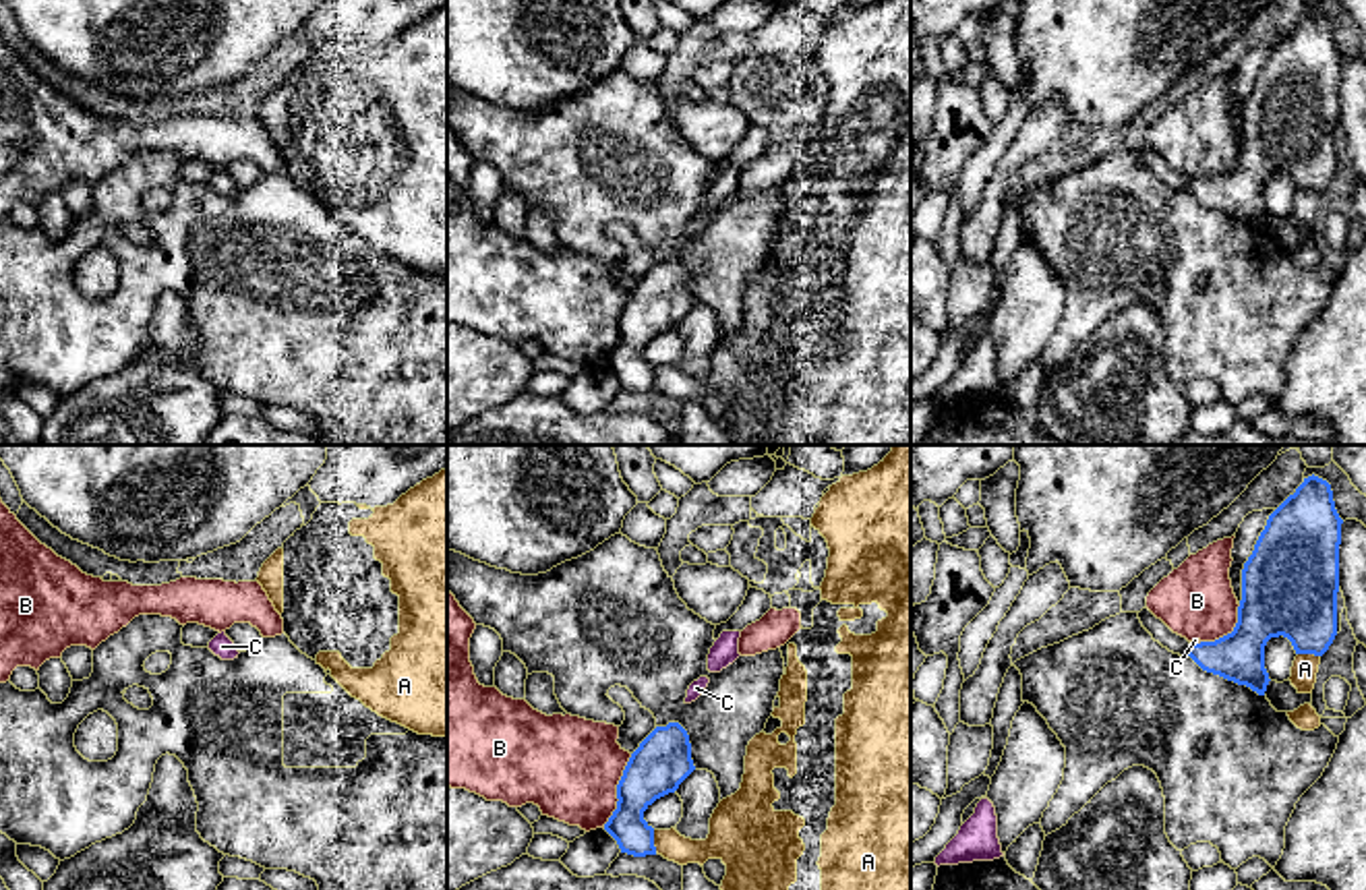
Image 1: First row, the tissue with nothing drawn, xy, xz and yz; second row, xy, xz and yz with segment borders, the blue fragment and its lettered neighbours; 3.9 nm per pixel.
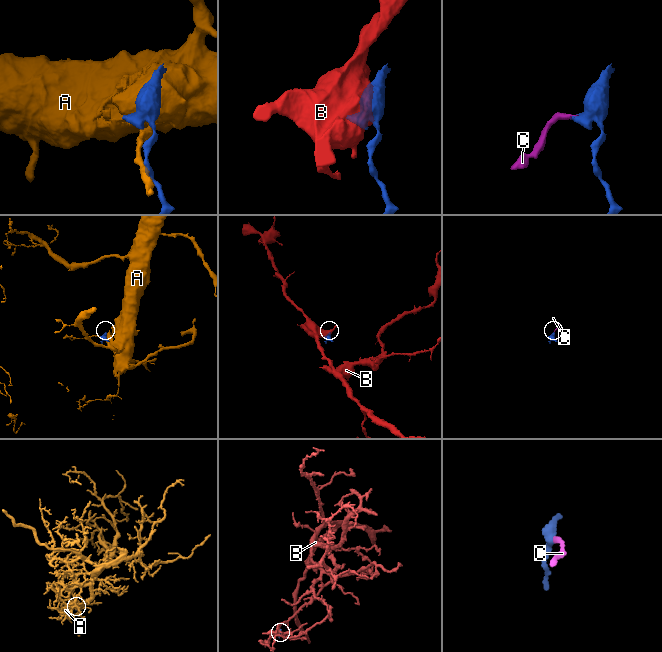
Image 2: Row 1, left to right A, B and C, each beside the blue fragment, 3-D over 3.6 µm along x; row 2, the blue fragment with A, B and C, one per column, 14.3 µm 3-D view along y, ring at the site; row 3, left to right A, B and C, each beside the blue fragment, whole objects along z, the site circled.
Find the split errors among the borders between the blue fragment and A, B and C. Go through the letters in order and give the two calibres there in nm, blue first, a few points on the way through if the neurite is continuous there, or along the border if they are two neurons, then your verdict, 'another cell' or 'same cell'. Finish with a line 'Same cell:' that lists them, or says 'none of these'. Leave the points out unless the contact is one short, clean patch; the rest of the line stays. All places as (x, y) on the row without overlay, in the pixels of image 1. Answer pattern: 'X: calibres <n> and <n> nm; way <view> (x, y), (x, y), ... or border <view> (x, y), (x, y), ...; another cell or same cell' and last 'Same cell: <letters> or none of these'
A: calibres 190 and 110 nm; another cell
B: calibres 220 and 380 nm; another cell
C: calibres 200 and 20 nm; way yz (1238, 193), (1209, 193), (1195, 181), (1195, 176); same cell
Same cell: C

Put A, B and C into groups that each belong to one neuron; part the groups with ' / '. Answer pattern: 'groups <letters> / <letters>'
groups A / B / C

